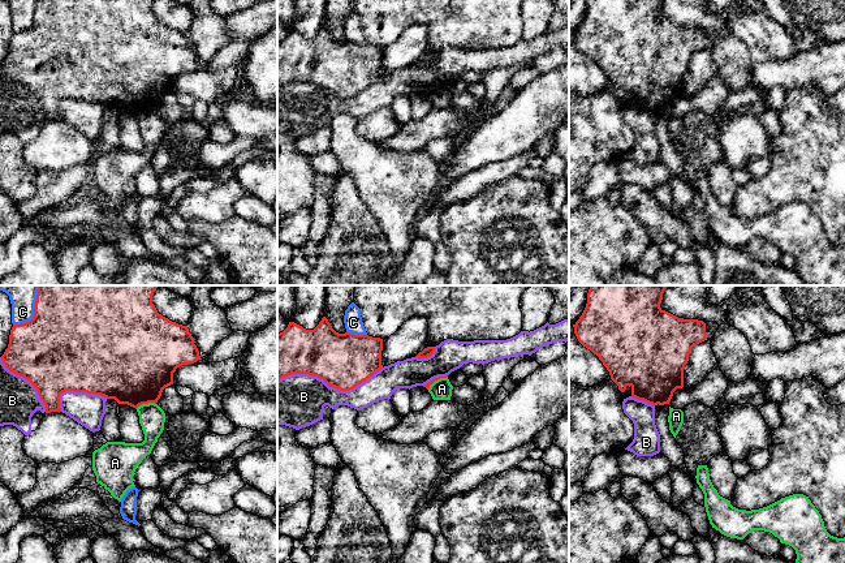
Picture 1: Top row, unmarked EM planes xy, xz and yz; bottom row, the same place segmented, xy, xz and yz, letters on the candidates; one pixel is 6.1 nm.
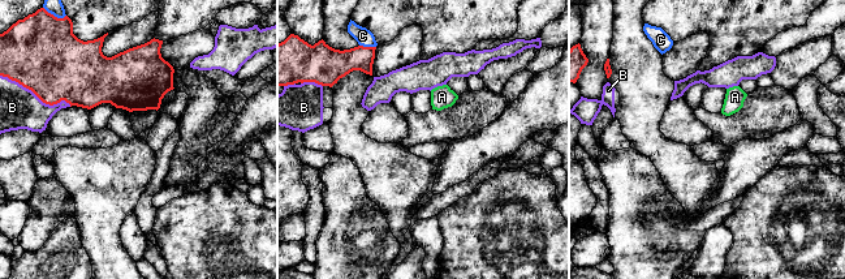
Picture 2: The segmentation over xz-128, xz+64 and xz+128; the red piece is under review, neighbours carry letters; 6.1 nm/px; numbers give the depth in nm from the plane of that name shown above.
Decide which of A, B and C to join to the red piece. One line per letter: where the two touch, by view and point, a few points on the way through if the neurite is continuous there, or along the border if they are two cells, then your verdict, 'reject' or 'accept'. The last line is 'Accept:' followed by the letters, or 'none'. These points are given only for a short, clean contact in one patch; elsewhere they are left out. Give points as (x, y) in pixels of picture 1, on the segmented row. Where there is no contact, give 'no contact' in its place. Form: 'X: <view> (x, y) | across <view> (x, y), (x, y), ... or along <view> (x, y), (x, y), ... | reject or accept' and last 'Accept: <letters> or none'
A: xy (145, 403) | along xy (155, 403), (142, 403), (136, 408) | reject
B: xz (330, 386) | reject
C: xy (34, 312) | reject
Accept: none

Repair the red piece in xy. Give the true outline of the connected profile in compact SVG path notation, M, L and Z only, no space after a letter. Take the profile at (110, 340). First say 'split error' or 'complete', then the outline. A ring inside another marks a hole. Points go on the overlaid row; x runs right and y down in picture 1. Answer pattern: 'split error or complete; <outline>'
complete; M38 285L34 317L13 325L9 344L1 356L12 373L27 379L46 405L46 413L61 412L60 395L65 391L87 392L115 399L138 408L158 403L165 387L173 384L177 368L197 362L201 356L187 326L158 313L152 295L159 285Z

